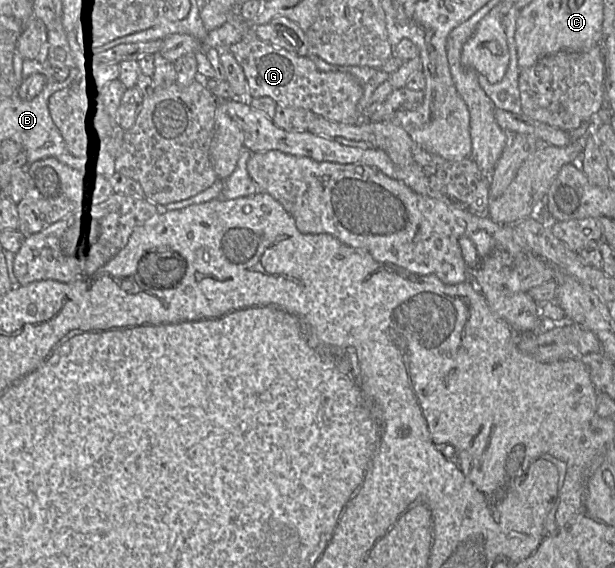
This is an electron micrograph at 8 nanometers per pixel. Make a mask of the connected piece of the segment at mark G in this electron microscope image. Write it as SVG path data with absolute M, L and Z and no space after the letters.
M254 34L244 36L240 42L231 45L228 50L244 71L249 86L249 98L270 97L277 105L309 110L327 120L342 124L358 124L362 120L362 114L357 111L357 104L363 90L351 74L341 71L320 71L307 56L301 57L285 49L277 48L260 40Z

